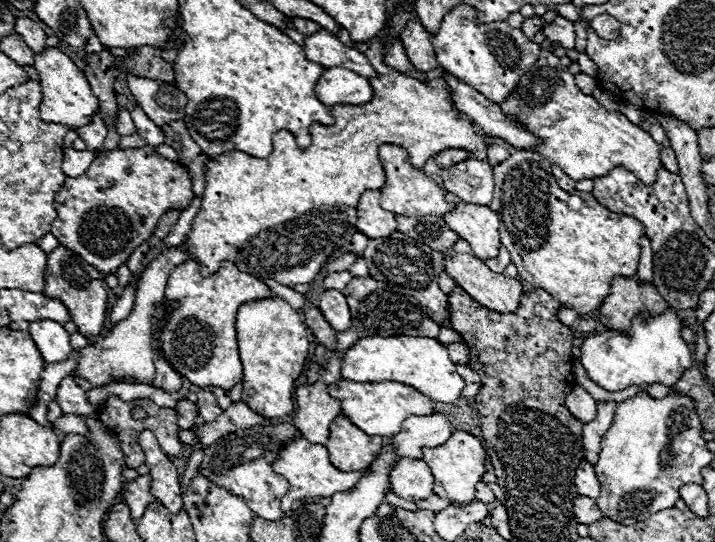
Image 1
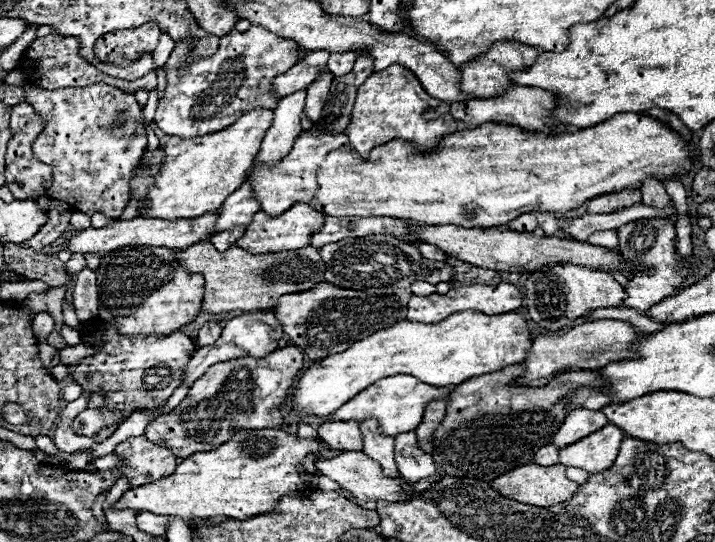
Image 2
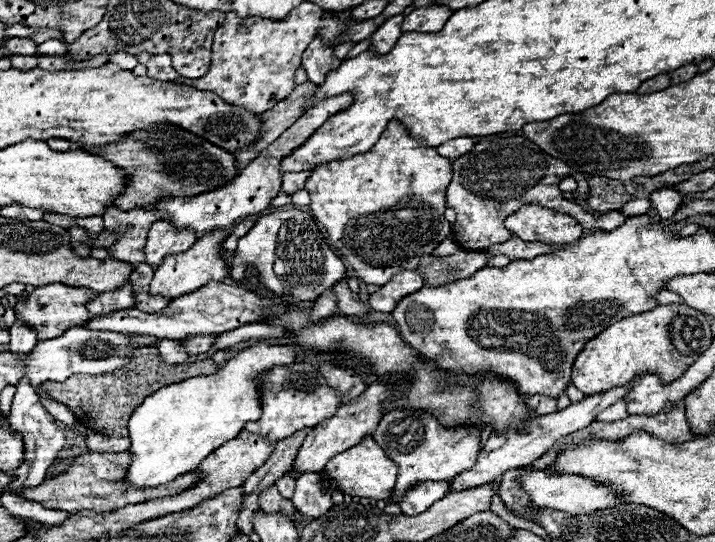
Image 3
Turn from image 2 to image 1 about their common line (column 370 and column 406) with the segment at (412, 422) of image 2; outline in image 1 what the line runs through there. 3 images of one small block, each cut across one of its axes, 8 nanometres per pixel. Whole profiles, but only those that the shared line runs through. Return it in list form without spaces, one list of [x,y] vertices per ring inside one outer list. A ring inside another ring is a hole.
[[[338,380],[336,384],[328,386],[328,392],[334,398],[342,400],[342,414],[350,418],[352,424],[356,424],[362,432],[368,436],[394,436],[400,432],[402,422],[408,416],[428,416],[434,414],[434,400],[424,396],[412,386],[400,384],[400,382],[352,382],[352,380]]]

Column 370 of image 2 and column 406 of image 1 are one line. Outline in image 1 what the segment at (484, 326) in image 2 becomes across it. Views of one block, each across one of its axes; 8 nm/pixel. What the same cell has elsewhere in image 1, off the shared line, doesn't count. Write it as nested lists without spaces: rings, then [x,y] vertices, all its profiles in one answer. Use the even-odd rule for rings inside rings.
[[[368,336],[360,338],[342,356],[342,378],[354,382],[402,382],[412,384],[436,402],[454,404],[464,388],[464,378],[456,372],[456,364],[448,356],[448,348],[436,338],[426,336]]]

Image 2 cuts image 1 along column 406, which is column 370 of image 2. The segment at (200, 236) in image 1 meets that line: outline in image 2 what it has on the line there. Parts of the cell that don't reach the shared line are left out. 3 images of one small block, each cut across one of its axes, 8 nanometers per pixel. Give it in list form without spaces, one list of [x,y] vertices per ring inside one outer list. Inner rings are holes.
[[[392,64],[384,72],[374,72],[364,84],[362,90],[358,90],[354,112],[352,112],[352,124],[348,126],[348,138],[350,146],[360,152],[370,152],[372,142],[390,142],[396,138],[402,138],[406,142],[414,142],[420,148],[432,148],[436,146],[444,134],[456,132],[456,120],[452,116],[444,116],[448,120],[424,120],[422,114],[428,108],[428,104],[438,104],[436,98],[428,96],[426,90],[420,86],[418,78],[404,66]]]

